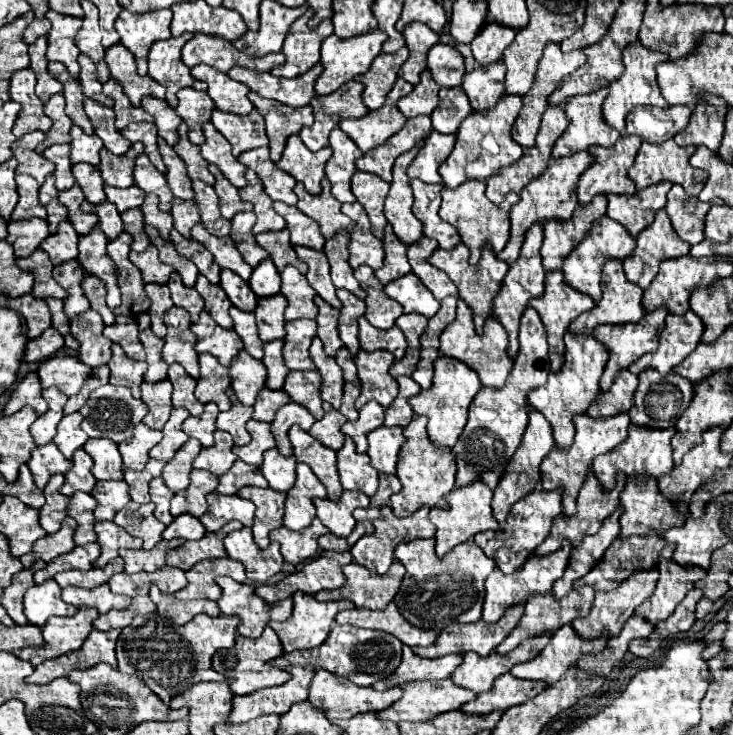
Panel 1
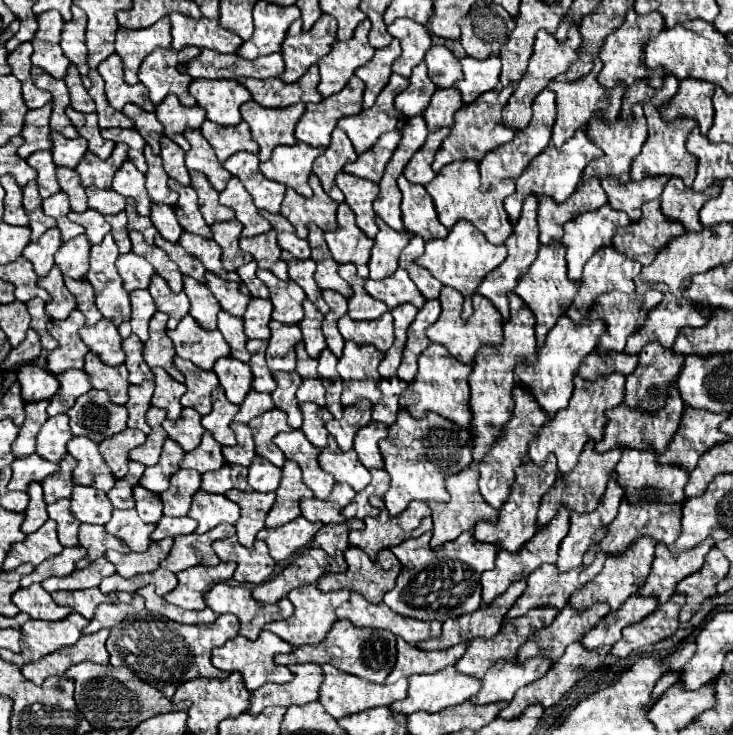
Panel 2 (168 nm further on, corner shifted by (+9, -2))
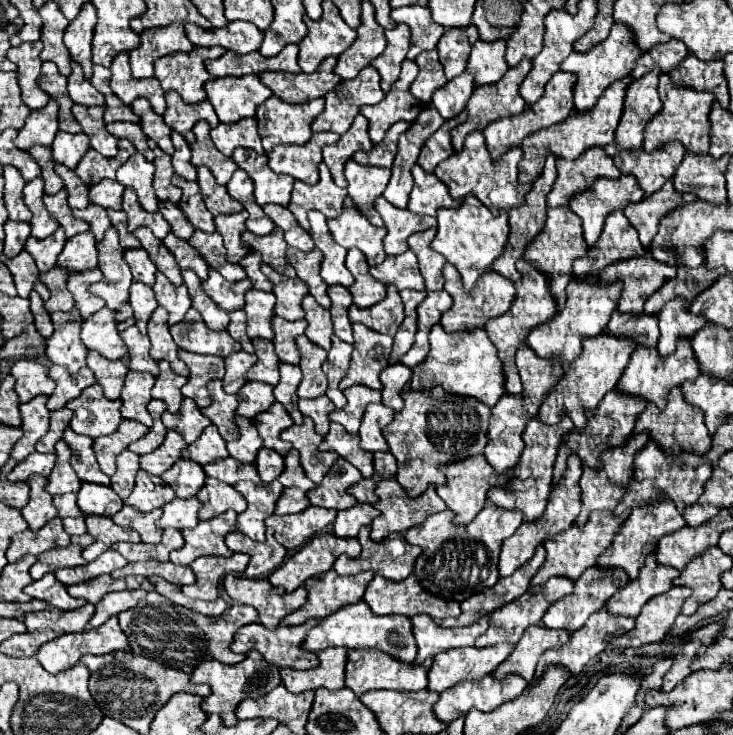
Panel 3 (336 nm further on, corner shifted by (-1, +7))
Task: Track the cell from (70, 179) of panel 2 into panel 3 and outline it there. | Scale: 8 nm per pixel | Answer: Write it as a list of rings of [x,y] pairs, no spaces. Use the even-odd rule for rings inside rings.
[[[56,164],[54,172],[64,182],[64,188],[68,192],[68,206],[70,208],[86,208],[90,204],[90,200],[88,200],[88,186],[72,170],[68,170],[62,164]]]

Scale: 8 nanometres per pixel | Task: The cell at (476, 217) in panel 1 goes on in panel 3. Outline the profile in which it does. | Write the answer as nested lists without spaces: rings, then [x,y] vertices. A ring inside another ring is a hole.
[[[474,130],[474,132],[468,134],[468,138],[466,138],[466,142],[464,142],[464,148],[462,148],[460,152],[454,152],[450,158],[442,160],[442,162],[436,166],[434,174],[448,186],[452,198],[462,200],[466,194],[474,194],[476,198],[480,198],[482,204],[486,204],[490,210],[496,212],[498,208],[490,202],[488,194],[490,194],[500,182],[512,182],[512,184],[516,184],[522,192],[526,192],[526,190],[530,188],[530,184],[520,184],[520,182],[518,182],[518,162],[520,162],[520,156],[522,156],[522,150],[516,146],[516,148],[510,148],[506,154],[502,154],[498,162],[494,162],[494,160],[490,158],[488,150],[486,150],[486,142],[484,142],[482,132],[480,132],[480,130]]]

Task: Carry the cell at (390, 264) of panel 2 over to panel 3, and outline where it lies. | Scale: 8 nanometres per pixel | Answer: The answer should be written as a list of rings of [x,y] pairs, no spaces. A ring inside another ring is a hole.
[[[384,196],[376,198],[374,202],[376,210],[380,212],[384,226],[388,230],[384,238],[384,250],[386,254],[402,254],[408,250],[408,236],[414,232],[420,232],[424,228],[436,228],[434,216],[418,216],[410,210],[400,210],[392,206]]]

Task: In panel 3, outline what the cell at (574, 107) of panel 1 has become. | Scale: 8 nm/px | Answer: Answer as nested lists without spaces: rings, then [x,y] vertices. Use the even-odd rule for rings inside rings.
[[[614,24],[608,38],[604,42],[598,42],[592,50],[580,54],[580,52],[572,52],[564,62],[562,62],[562,70],[566,72],[574,72],[578,76],[576,88],[574,88],[574,110],[578,112],[586,112],[590,110],[596,100],[602,96],[602,92],[620,78],[626,78],[632,72],[632,64],[640,58],[642,50],[638,48],[636,40],[634,40],[634,32],[624,26],[624,24]]]

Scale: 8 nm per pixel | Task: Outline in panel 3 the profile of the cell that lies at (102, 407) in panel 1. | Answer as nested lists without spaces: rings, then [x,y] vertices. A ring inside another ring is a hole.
[[[92,384],[86,390],[82,390],[82,394],[76,400],[66,404],[74,412],[70,428],[90,438],[108,436],[122,422],[120,404],[120,400],[104,398],[102,388],[98,384]]]

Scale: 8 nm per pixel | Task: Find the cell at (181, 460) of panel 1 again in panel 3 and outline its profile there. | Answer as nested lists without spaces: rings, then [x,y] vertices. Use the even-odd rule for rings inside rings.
[[[168,430],[166,440],[162,442],[162,446],[158,446],[150,454],[140,456],[140,468],[150,472],[150,474],[154,474],[154,476],[160,476],[162,472],[166,472],[182,456],[182,450],[186,446],[188,444],[184,442],[184,438],[178,432]]]

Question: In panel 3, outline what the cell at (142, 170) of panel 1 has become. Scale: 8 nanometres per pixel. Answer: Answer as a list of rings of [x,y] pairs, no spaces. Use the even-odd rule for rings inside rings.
[[[138,152],[118,170],[116,176],[116,180],[122,186],[132,188],[138,194],[138,202],[146,212],[158,210],[158,198],[152,190],[152,176],[154,176],[154,164],[146,162],[146,158]]]

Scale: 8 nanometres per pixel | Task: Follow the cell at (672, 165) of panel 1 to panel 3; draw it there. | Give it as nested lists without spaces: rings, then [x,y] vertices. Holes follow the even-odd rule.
[[[660,74],[660,98],[662,98],[662,110],[650,118],[644,130],[644,144],[646,150],[656,150],[672,140],[680,140],[684,148],[692,152],[708,152],[710,142],[710,108],[714,102],[714,96],[710,92],[696,92],[688,86],[676,86],[668,74]]]

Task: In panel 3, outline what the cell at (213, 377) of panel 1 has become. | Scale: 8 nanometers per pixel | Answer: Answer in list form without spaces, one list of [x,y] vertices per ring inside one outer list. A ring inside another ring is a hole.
[[[178,350],[178,358],[188,366],[190,376],[186,386],[182,386],[182,396],[192,398],[198,408],[206,408],[210,404],[210,392],[206,384],[216,378],[224,378],[224,360],[204,354],[192,354],[186,350]]]

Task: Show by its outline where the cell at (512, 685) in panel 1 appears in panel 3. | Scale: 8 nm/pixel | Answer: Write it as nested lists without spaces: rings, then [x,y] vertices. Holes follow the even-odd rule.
[[[542,624],[526,628],[526,634],[522,634],[514,652],[494,670],[494,678],[506,678],[506,674],[518,674],[528,682],[532,682],[538,658],[548,648],[564,644],[568,636],[570,634],[566,630],[550,630]]]

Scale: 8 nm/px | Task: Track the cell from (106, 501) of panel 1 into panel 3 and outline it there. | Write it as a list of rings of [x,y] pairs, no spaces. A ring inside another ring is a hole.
[[[84,482],[76,496],[78,496],[78,506],[86,516],[98,514],[94,510],[102,510],[100,514],[104,514],[104,516],[114,516],[124,506],[124,502],[118,498],[118,494],[114,490],[110,490],[110,486]]]

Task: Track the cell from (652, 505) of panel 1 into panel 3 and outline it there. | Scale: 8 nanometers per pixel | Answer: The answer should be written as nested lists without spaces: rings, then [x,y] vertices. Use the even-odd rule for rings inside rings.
[[[676,386],[666,396],[666,406],[660,410],[654,402],[648,402],[644,412],[638,416],[636,422],[638,430],[650,430],[650,438],[656,440],[666,454],[680,454],[680,452],[696,452],[706,454],[710,450],[710,434],[704,424],[704,414],[696,406],[688,404],[682,390]]]

